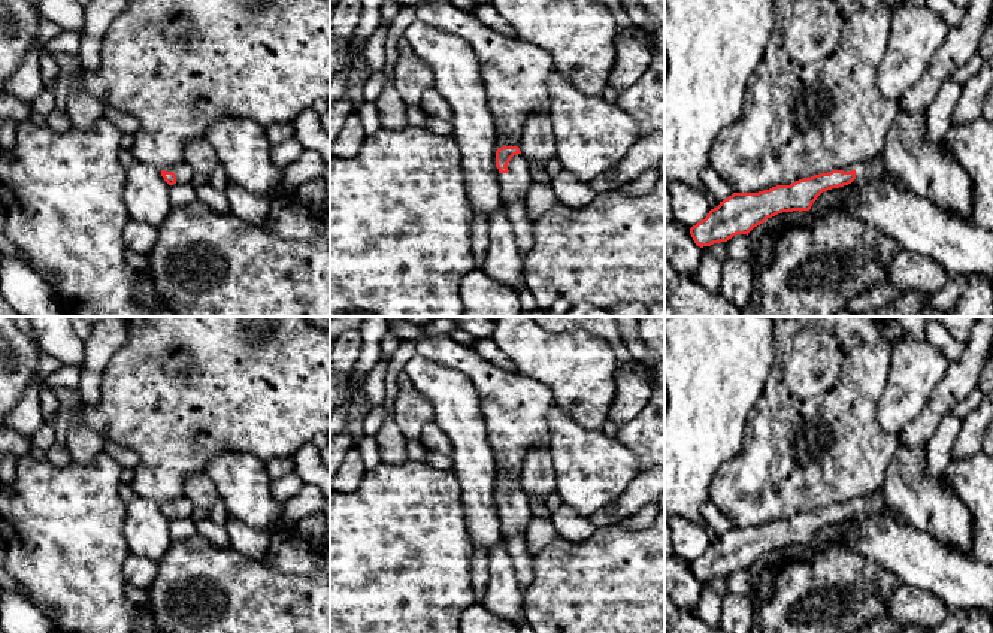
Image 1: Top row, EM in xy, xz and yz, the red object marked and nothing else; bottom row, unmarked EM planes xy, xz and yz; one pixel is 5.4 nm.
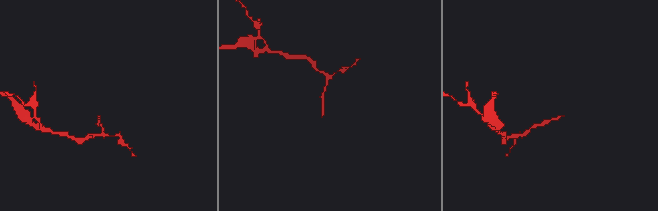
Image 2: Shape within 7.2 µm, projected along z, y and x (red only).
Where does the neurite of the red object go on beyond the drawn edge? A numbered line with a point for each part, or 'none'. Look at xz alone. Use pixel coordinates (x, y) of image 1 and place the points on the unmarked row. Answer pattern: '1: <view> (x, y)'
1: xz (514, 518)

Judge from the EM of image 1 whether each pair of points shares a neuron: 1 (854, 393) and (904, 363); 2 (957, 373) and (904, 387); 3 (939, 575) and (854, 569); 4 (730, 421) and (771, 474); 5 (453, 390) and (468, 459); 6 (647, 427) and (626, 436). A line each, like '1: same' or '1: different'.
1: different
2: different
3: different
4: different
5: same
6: same

